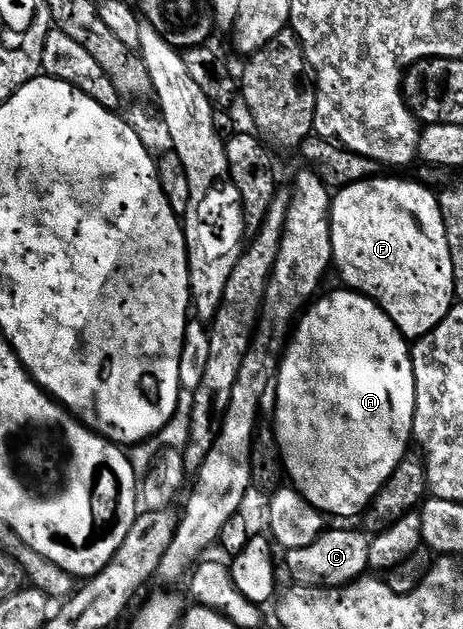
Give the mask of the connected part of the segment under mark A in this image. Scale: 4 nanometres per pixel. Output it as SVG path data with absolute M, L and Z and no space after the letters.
M346 287L340 288L340 290L340 293L331 293L328 297L320 296L298 318L297 324L294 326L293 336L286 353L283 354L283 361L279 365L279 375L273 386L273 401L275 397L273 428L275 438L279 440L281 461L285 466L285 473L290 484L303 494L303 498L314 509L327 515L332 513L335 517L355 517L359 512L360 516L370 506L375 496L381 491L383 484L390 479L395 468L401 463L401 459L406 457L409 452L409 446L413 441L411 432L413 431L413 415L415 414L415 380L413 379L413 363L411 362L411 345L407 338L399 334L398 327L392 323L385 310L376 301L370 301L361 293Z

